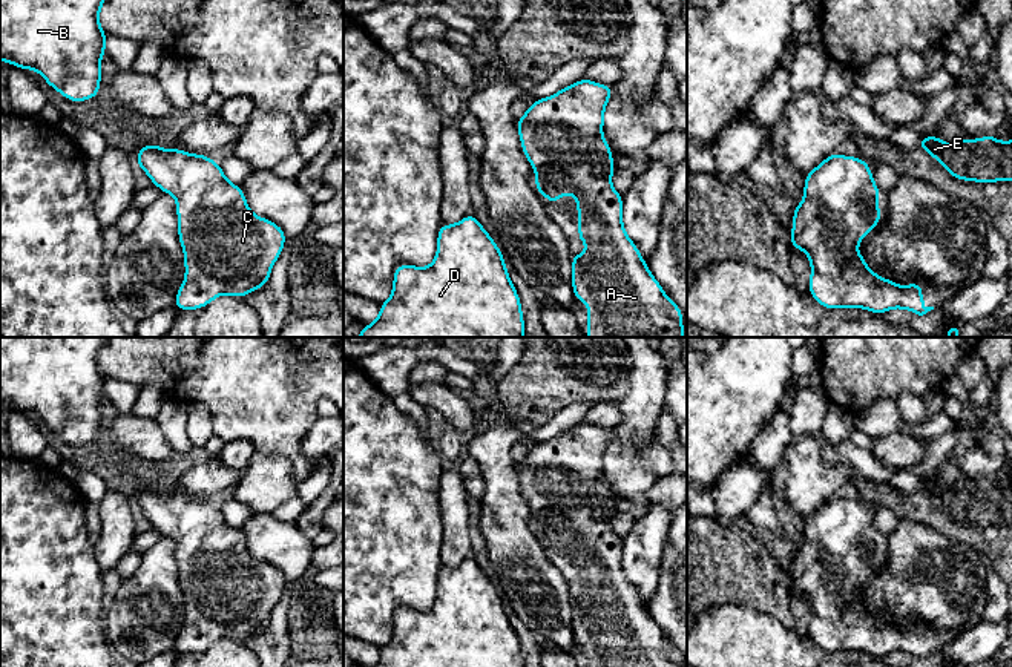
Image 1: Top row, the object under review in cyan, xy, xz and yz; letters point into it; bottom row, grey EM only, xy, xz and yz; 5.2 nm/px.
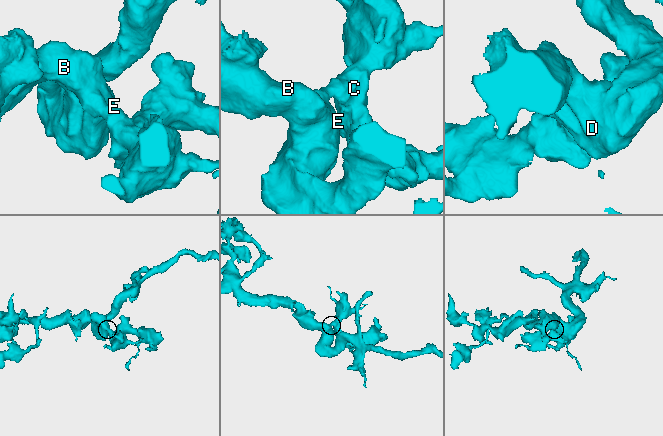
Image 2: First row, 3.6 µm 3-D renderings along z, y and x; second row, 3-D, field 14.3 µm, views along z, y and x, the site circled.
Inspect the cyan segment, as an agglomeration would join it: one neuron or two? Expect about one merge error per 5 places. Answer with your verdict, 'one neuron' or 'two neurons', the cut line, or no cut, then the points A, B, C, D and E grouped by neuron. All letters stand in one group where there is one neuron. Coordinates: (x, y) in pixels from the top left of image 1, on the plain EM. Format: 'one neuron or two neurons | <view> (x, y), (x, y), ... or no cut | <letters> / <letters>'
one neuron | no cut | A B C D E

